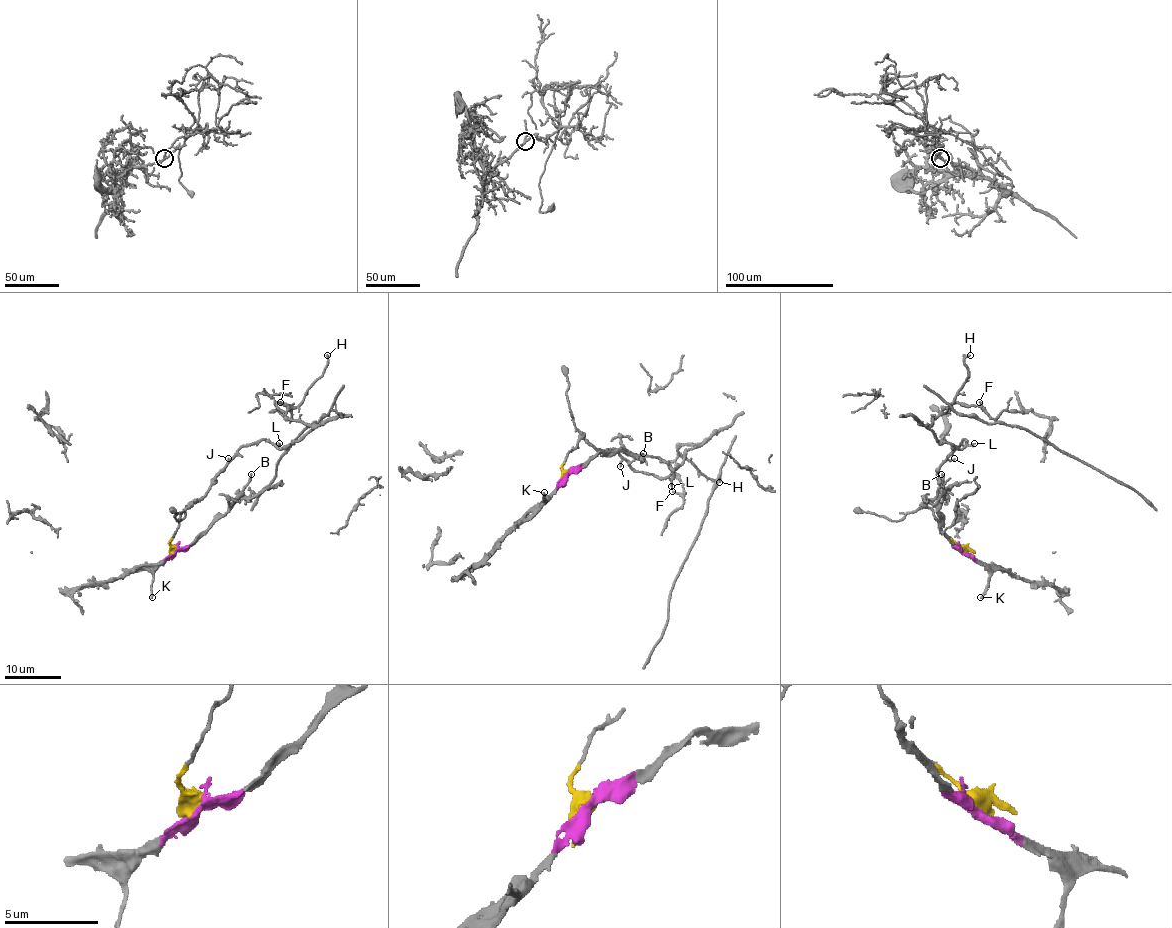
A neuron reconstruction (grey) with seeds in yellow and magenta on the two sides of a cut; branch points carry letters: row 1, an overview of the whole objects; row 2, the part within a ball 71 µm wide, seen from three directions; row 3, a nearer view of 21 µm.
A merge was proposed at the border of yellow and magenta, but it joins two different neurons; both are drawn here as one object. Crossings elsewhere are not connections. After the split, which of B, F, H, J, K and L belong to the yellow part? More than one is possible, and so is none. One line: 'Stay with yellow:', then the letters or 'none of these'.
Stay with yellow: F, H, J, L

